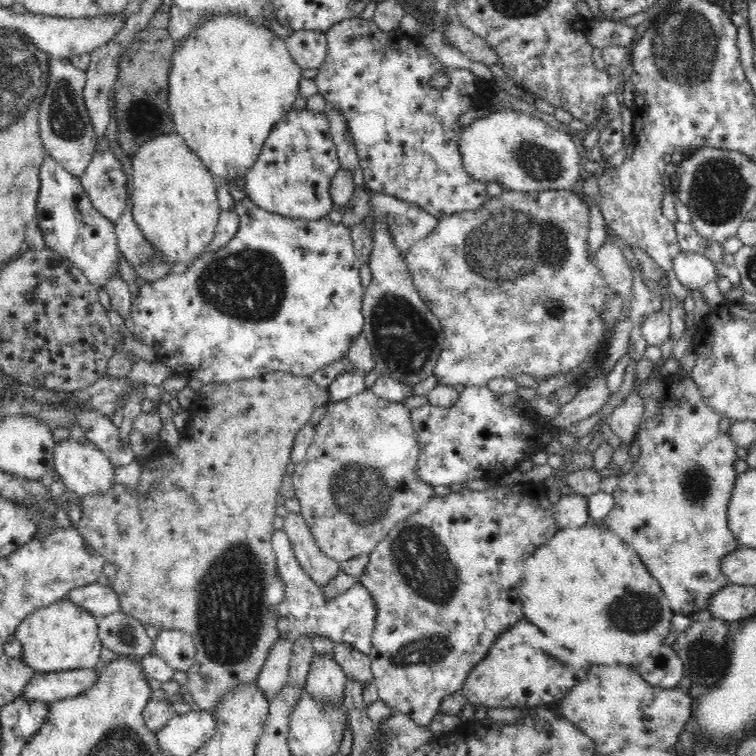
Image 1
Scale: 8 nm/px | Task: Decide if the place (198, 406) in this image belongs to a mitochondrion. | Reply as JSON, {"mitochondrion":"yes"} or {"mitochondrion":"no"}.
{"mitochondrion":"no"}

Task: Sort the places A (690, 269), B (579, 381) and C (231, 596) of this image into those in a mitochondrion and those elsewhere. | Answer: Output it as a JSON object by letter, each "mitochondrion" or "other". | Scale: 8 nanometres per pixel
{"A":"other","B":"other","C":"mitochondrion"}

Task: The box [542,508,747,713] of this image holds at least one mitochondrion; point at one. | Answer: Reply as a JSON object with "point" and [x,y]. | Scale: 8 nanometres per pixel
{"point":[633,611]}

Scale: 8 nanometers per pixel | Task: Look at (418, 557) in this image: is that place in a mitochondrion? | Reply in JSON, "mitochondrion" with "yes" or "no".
{"mitochondrion":"yes"}

